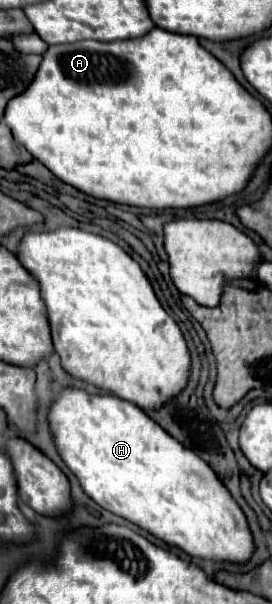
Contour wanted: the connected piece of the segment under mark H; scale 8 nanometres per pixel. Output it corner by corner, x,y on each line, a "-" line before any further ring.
58,389
50,409
50,425
60,457
80,479
84,493
102,509
138,525
166,545
182,549
190,557
230,561
238,565
250,561
256,545
240,505
232,499
230,491
220,483
214,471
192,449
170,437
140,407
108,395
100,397
88,395
80,389

